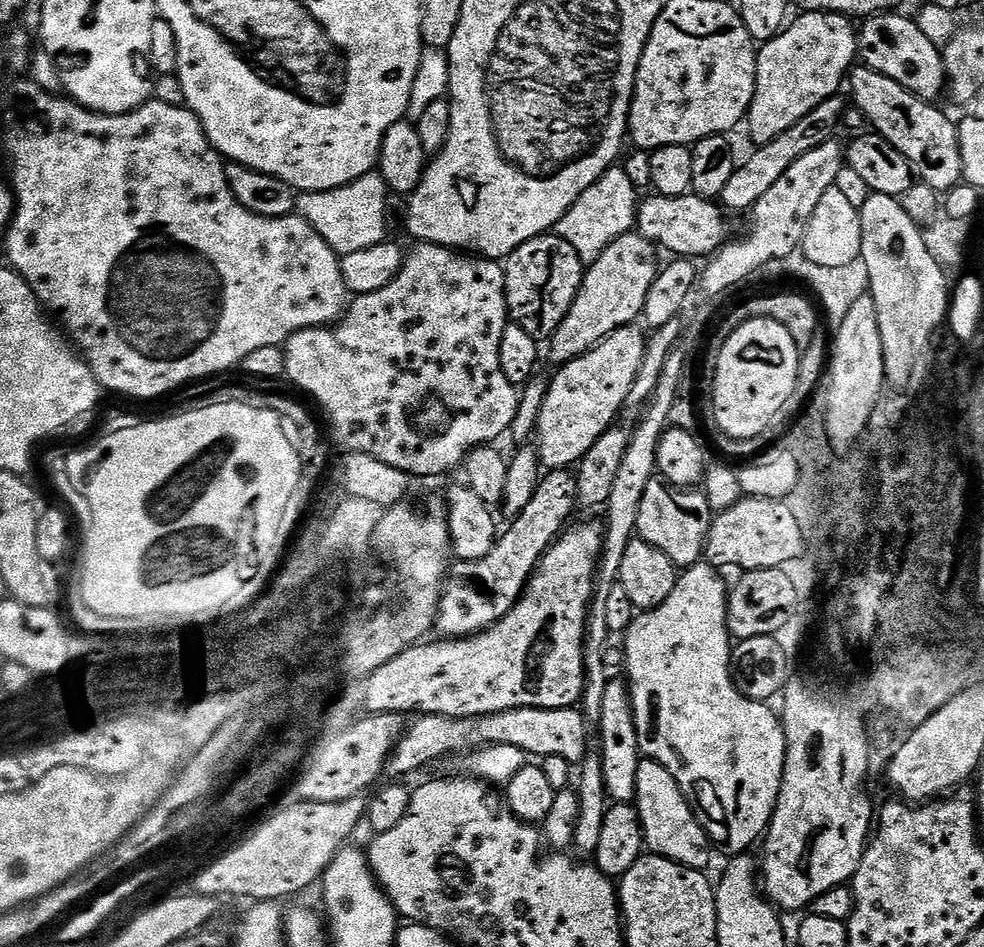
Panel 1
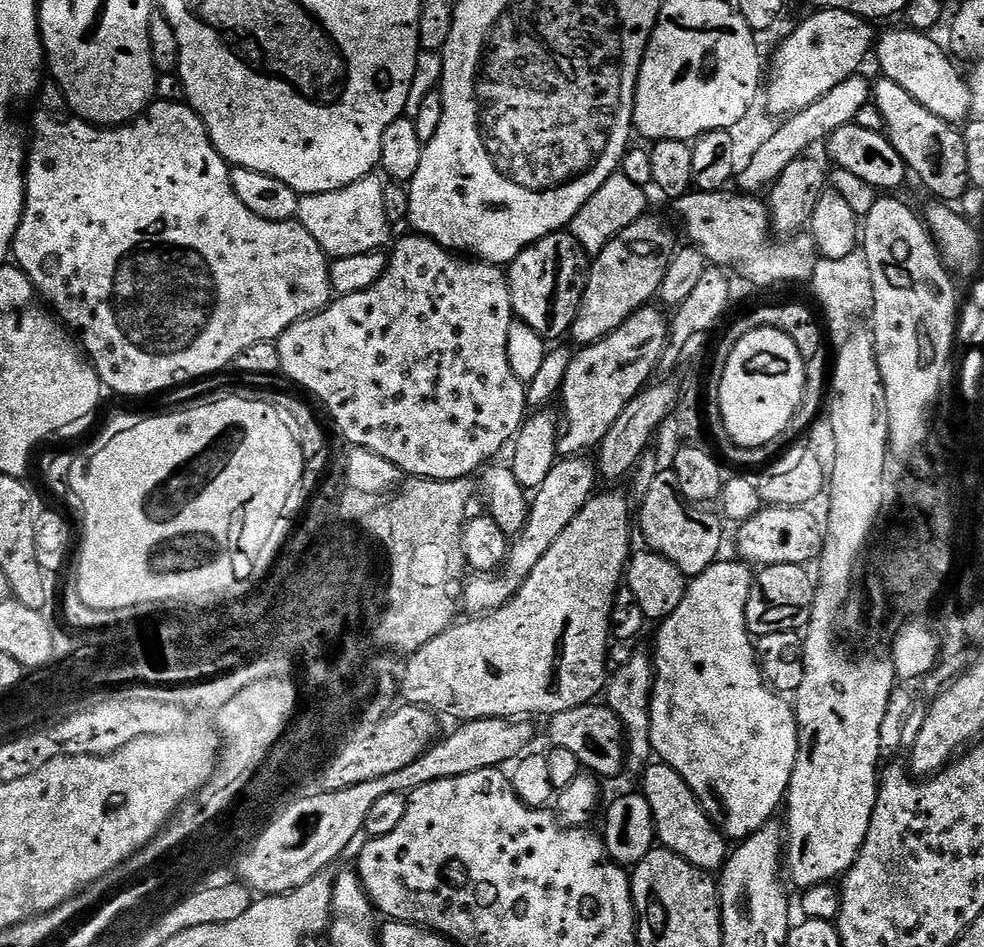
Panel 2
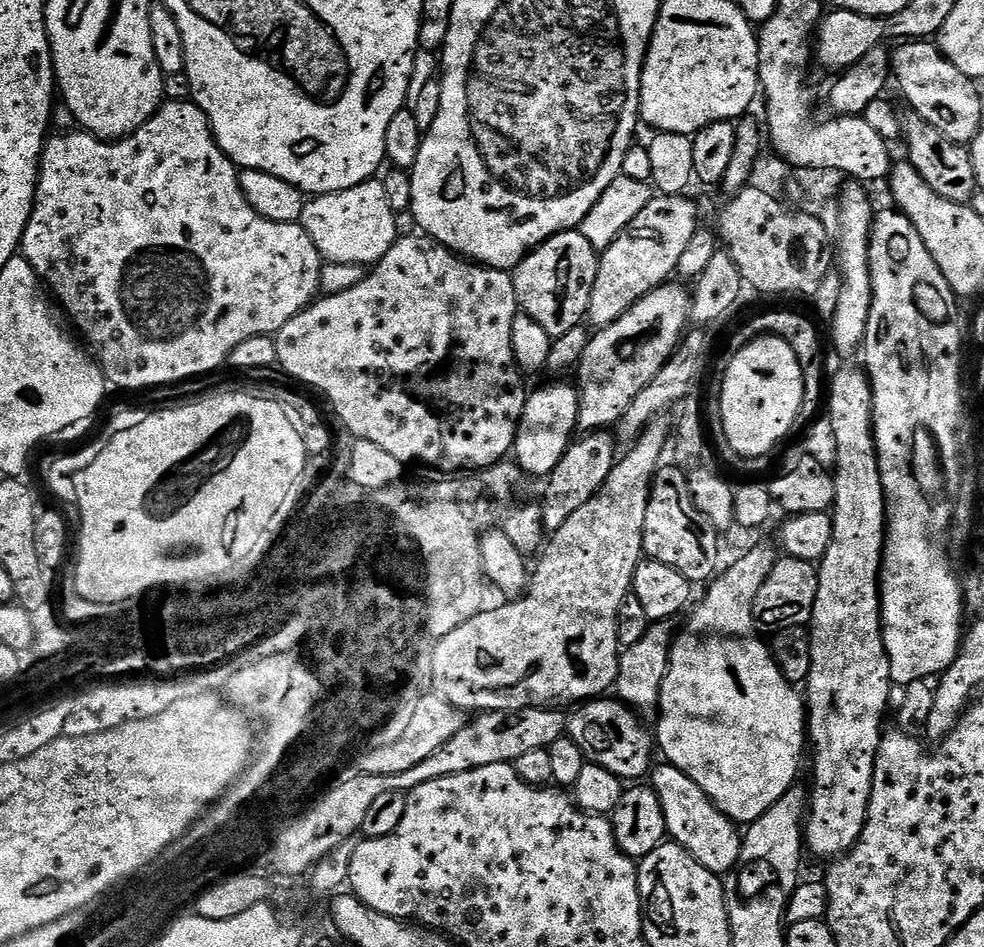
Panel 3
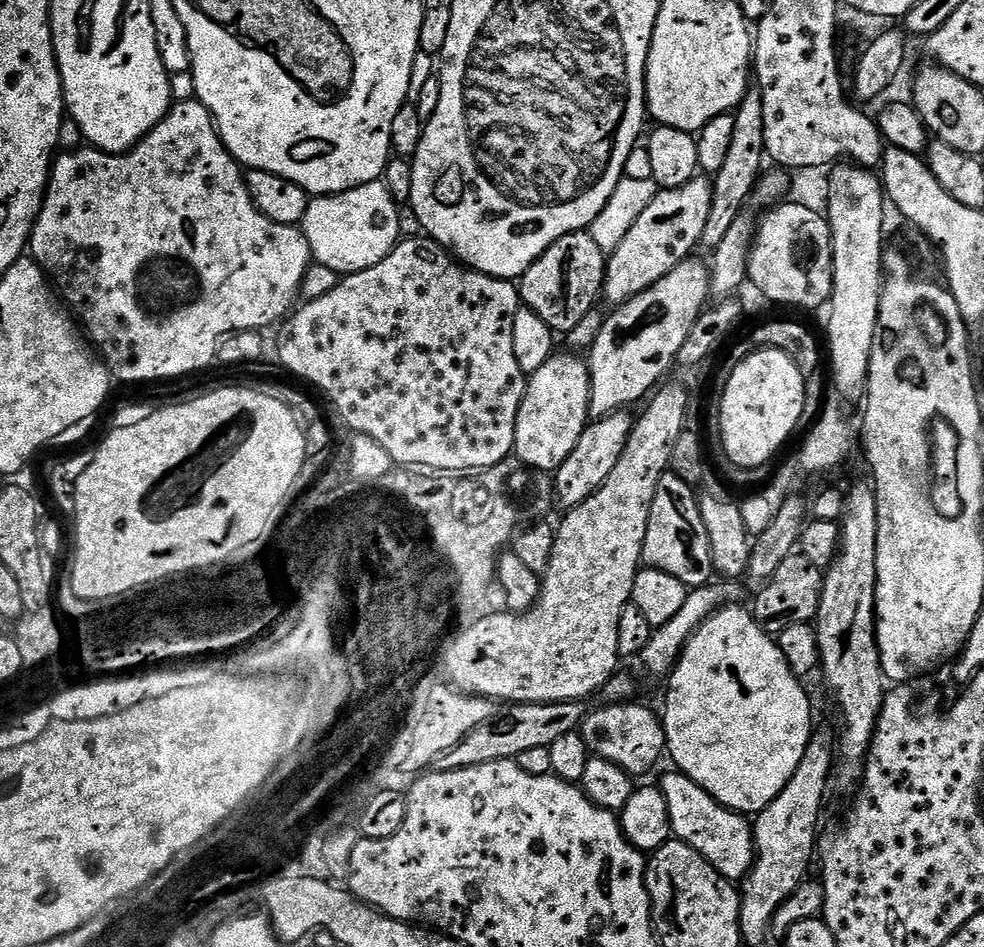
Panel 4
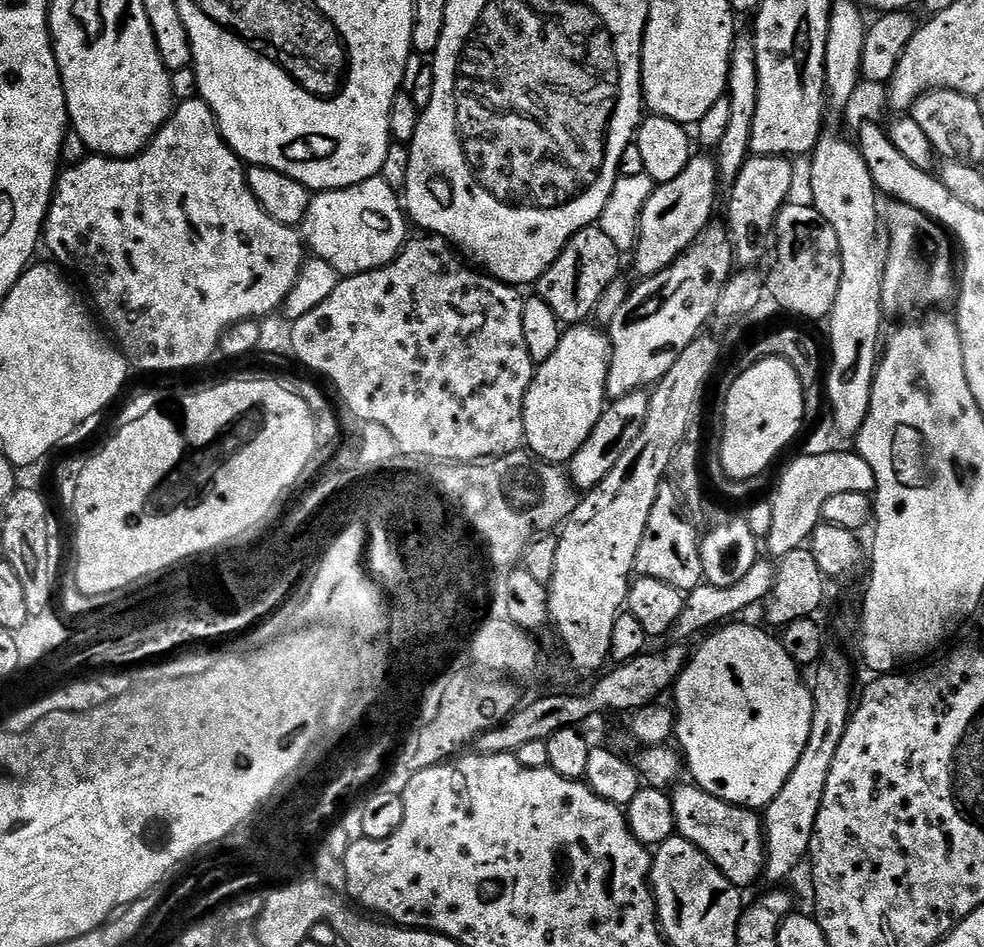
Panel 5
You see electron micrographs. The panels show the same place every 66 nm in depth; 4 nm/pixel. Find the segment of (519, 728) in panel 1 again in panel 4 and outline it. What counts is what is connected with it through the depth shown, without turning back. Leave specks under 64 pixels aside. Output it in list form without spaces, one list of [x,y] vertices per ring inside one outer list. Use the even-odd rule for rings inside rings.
[[[636,703],[597,707],[597,712],[589,711],[585,715],[578,732],[583,736],[589,753],[606,758],[606,762],[614,762],[614,766],[622,766],[622,770],[626,770],[632,777],[640,778],[660,759],[665,759],[668,743],[661,713]]]

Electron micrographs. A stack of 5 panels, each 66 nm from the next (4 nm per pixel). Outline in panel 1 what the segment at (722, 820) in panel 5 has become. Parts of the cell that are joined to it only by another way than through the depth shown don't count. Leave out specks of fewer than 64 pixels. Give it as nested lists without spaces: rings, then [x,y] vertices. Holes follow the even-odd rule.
[[[641,759],[636,783],[634,807],[644,828],[644,843],[649,853],[665,856],[687,868],[707,869],[712,860],[713,845],[678,782],[656,760]]]

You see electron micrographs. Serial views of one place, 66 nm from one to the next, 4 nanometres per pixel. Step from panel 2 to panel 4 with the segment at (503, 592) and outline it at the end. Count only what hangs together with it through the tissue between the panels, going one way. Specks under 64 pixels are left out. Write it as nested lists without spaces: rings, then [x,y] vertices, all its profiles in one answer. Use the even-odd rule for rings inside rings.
[[[628,410],[610,412],[593,419],[585,428],[582,438],[578,438],[578,446],[570,450],[570,458],[566,458],[554,473],[554,496],[561,509],[577,508],[600,489],[606,478],[610,478],[610,470],[618,466],[618,458],[622,458],[622,450],[626,450],[626,442],[632,433],[634,416],[630,413]]]

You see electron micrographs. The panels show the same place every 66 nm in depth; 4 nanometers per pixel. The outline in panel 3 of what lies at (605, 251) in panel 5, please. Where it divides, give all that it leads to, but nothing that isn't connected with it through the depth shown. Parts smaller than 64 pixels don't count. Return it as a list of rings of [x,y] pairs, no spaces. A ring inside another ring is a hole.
[[[579,230],[554,234],[546,242],[533,248],[511,273],[519,311],[534,318],[534,322],[538,322],[538,326],[542,326],[542,330],[546,330],[546,334],[554,338],[566,334],[568,330],[585,323],[590,306],[590,294],[594,291],[594,278],[598,278],[599,269],[600,253],[594,250],[594,246],[590,246],[590,242],[586,242],[586,238]]]

